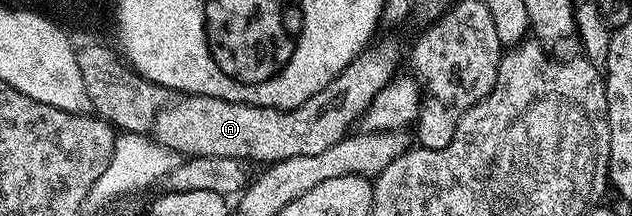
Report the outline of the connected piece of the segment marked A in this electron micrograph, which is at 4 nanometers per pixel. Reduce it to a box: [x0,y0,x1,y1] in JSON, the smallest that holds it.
[150,42,399,164]

